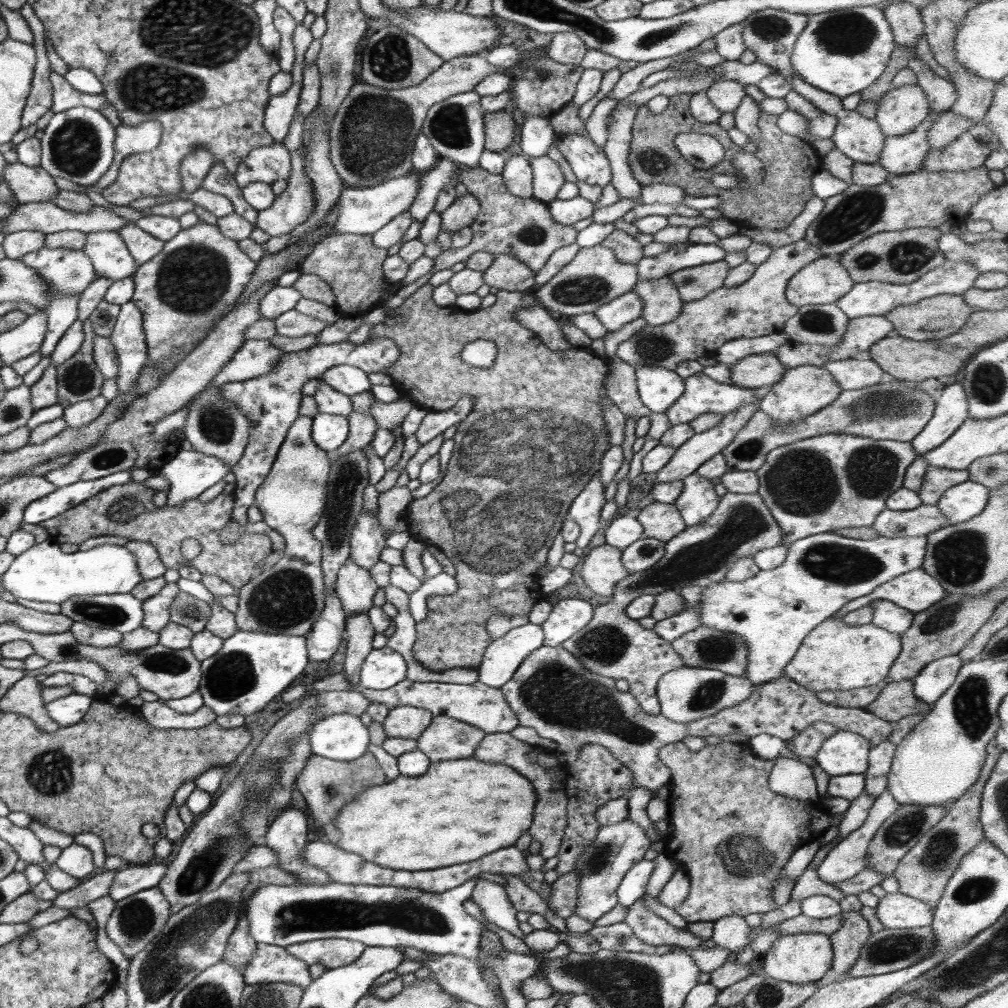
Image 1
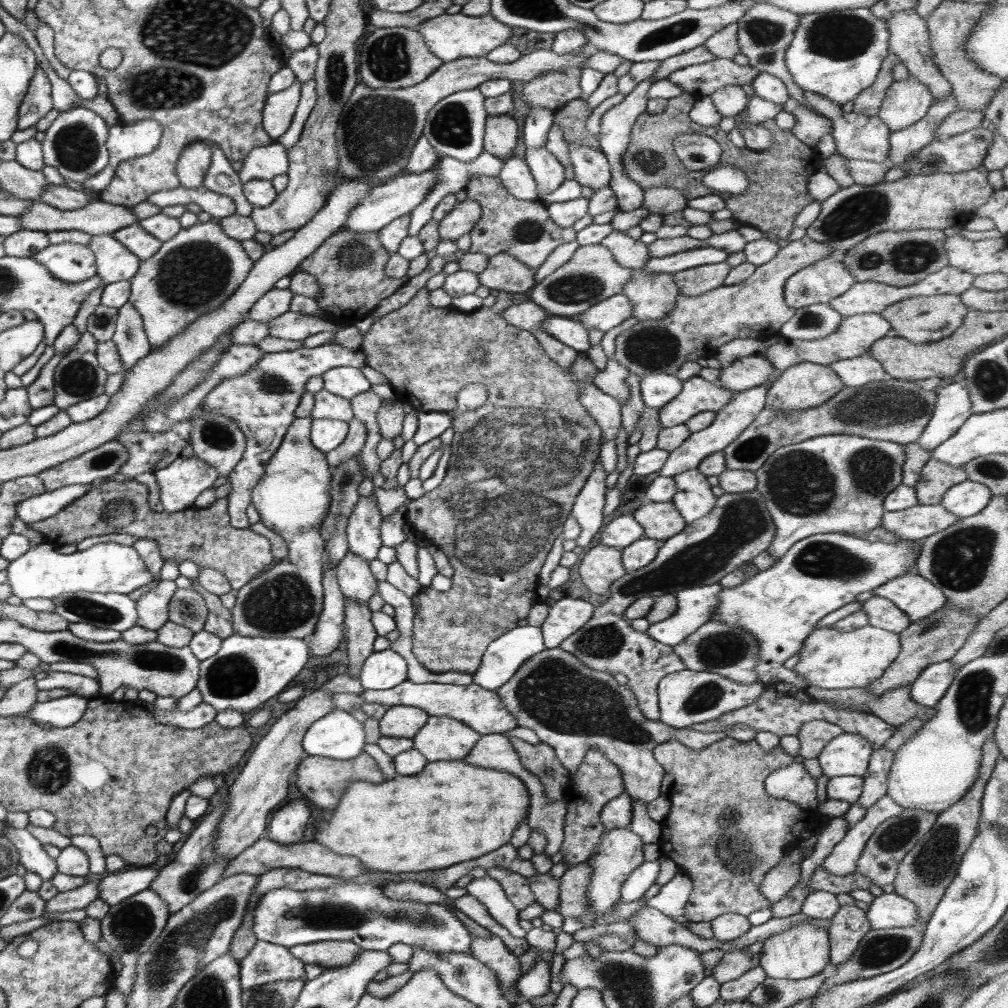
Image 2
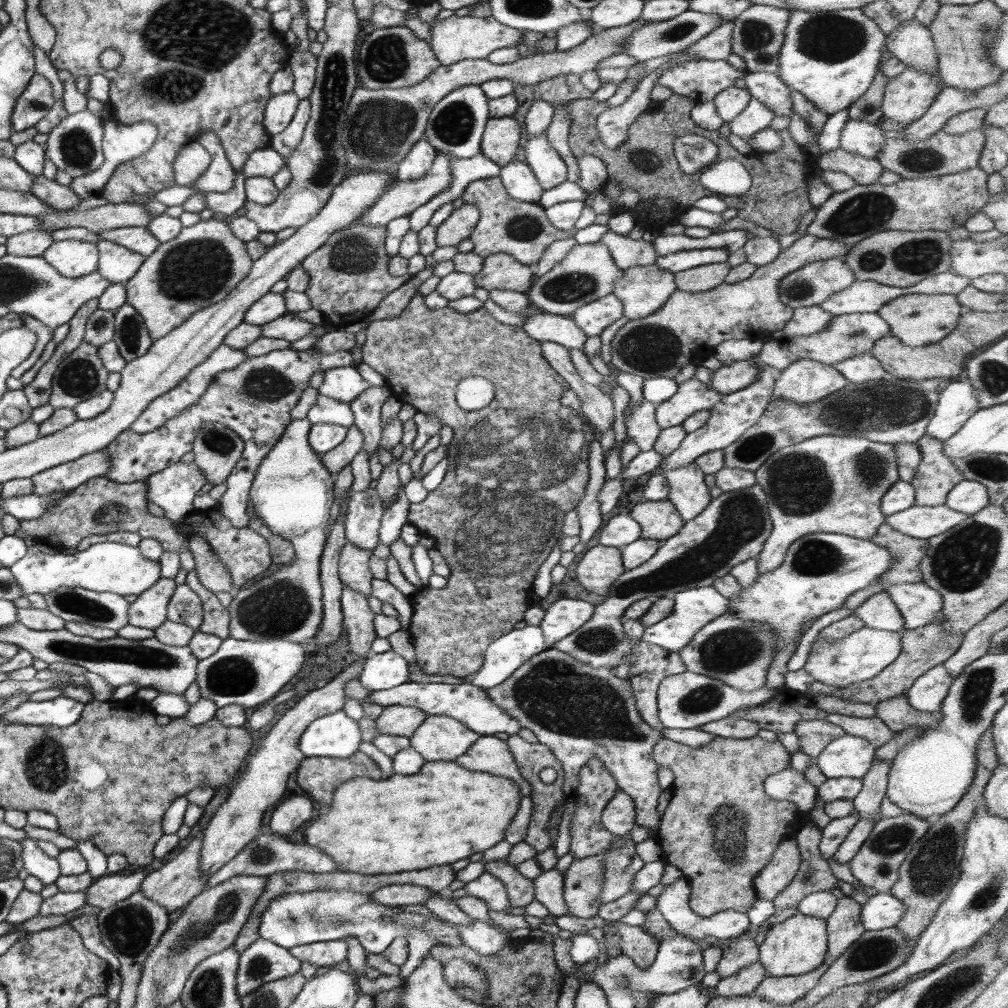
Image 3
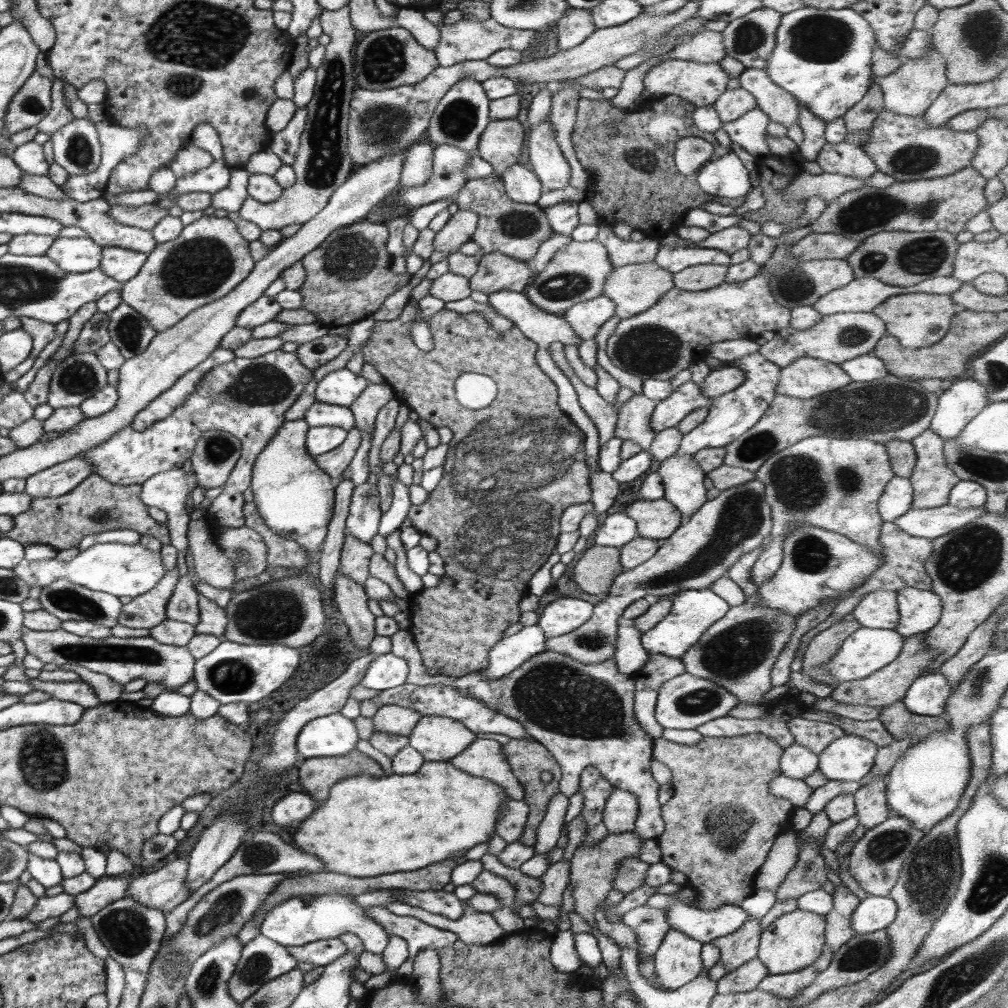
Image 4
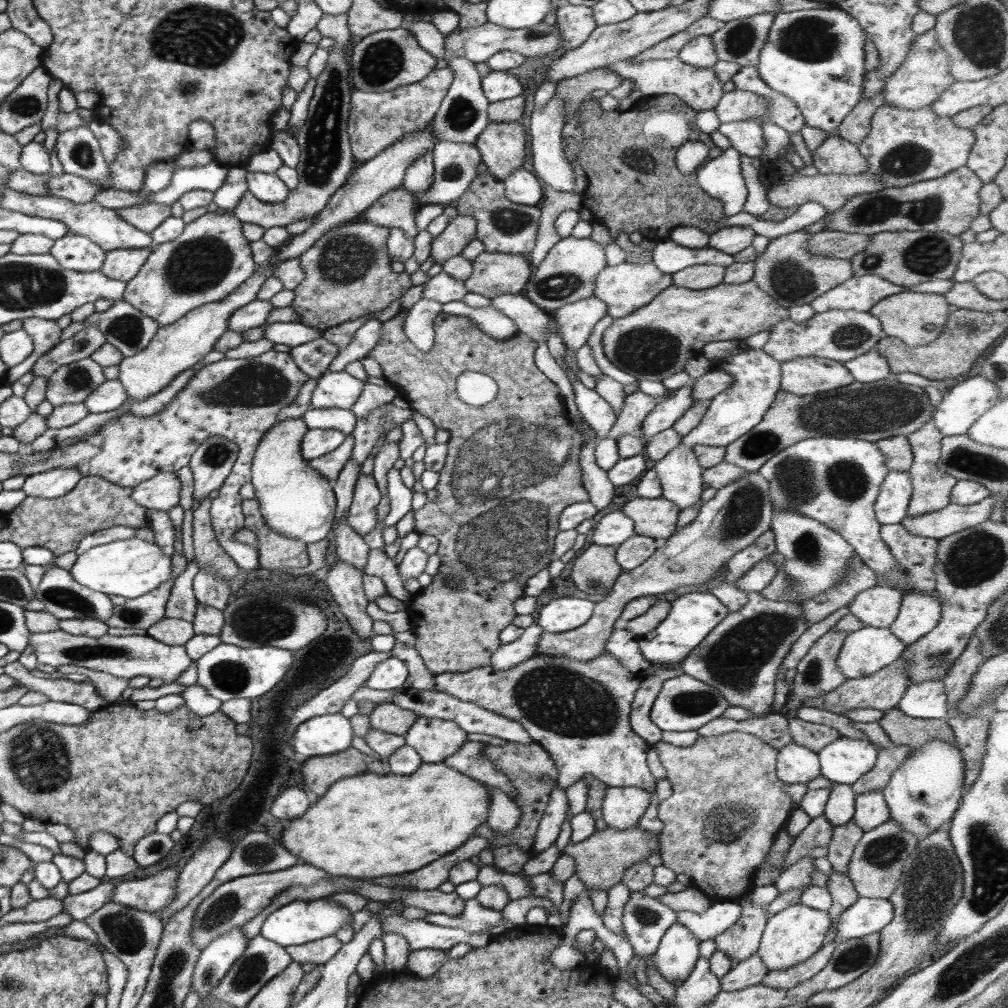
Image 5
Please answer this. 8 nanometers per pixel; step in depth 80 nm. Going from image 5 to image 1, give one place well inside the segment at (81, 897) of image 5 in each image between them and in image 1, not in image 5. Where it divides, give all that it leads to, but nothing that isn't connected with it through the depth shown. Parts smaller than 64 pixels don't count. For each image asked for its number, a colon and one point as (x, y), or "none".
1: (131, 880)
2: (114, 888)
3: (108, 889)
4: (107, 889)

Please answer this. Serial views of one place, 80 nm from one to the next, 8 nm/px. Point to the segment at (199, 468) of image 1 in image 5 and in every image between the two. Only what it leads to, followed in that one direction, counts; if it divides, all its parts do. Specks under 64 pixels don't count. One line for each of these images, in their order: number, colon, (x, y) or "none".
2: (180, 482)
3: (173, 489)
4: (167, 491)
5: (162, 492)

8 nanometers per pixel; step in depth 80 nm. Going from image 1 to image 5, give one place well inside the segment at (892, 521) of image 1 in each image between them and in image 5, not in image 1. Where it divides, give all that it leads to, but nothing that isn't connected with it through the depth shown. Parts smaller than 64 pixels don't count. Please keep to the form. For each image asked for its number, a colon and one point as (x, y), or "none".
2: (919, 521)
3: (924, 522)
4: (931, 523)
5: (953, 518)

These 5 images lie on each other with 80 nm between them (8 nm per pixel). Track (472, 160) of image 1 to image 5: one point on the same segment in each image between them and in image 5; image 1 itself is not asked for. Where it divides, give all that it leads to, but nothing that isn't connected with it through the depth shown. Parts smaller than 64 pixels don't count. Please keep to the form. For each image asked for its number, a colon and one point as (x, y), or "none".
2: (455, 127)
3: (456, 124)
4: (462, 114)
5: (462, 116)

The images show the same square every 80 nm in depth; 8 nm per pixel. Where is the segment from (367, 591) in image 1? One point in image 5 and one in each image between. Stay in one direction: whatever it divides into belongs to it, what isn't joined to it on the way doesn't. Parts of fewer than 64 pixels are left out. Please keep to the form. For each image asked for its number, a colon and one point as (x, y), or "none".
2: (354, 574)
3: (354, 572)
4: (355, 555)
5: (350, 547)

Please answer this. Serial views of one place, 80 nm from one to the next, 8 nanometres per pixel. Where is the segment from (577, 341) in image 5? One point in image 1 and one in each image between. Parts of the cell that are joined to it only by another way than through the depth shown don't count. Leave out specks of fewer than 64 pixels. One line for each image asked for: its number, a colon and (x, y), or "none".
1: (621, 310)
2: (607, 314)
3: (593, 318)
4: (586, 318)

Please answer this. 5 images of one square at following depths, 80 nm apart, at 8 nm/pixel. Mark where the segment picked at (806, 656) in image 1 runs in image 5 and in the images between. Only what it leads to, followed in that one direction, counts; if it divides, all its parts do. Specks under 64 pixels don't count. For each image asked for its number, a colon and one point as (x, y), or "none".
2: (829, 659)
3: (863, 654)
4: (866, 651)
5: (864, 652)

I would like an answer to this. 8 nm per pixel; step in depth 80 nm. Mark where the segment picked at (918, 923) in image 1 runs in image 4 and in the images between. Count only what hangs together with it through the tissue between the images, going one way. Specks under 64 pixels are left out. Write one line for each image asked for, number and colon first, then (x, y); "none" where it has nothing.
2: (889, 910)
3: (880, 911)
4: (874, 913)

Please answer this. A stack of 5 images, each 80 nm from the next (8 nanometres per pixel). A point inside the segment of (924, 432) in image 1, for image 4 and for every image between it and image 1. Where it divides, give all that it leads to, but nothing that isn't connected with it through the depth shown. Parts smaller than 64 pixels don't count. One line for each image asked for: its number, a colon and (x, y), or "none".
2: (953, 407)
3: (957, 402)
4: (960, 402)

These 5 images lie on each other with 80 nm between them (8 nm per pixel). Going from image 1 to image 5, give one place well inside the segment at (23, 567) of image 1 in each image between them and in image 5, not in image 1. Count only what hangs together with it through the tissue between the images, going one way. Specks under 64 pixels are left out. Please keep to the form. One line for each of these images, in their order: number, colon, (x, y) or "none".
2: (43, 572)
3: (110, 567)
4: (119, 569)
5: (132, 567)

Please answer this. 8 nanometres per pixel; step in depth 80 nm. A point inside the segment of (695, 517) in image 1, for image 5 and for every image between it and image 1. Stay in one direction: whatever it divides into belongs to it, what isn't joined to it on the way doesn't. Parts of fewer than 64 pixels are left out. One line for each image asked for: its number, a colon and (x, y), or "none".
2: (693, 498)
3: (688, 493)
4: (681, 475)
5: (680, 473)

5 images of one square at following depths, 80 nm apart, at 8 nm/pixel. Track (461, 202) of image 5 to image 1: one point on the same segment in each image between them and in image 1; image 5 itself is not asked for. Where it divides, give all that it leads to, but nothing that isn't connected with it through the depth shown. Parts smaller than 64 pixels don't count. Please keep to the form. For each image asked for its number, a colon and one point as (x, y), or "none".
1: (523, 228)
2: (523, 229)
3: (520, 229)
4: (504, 226)

